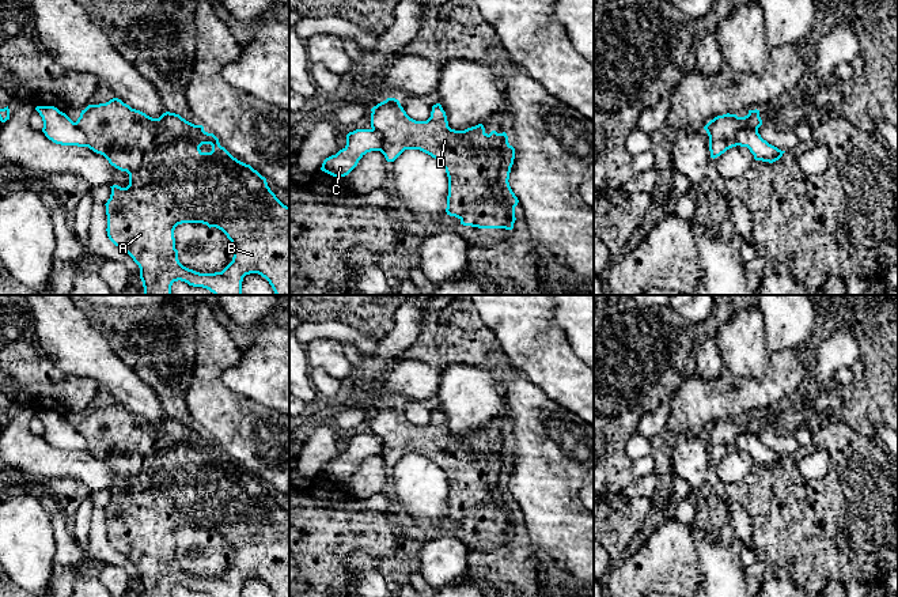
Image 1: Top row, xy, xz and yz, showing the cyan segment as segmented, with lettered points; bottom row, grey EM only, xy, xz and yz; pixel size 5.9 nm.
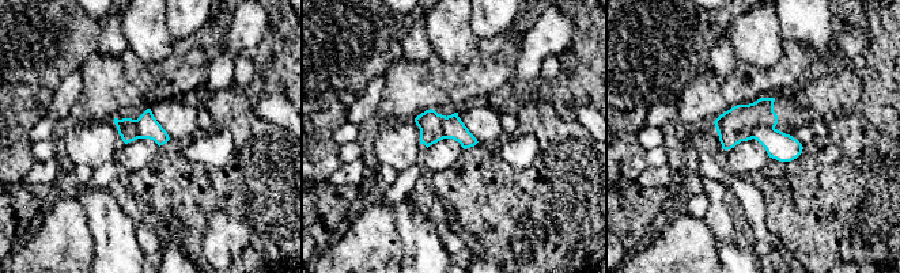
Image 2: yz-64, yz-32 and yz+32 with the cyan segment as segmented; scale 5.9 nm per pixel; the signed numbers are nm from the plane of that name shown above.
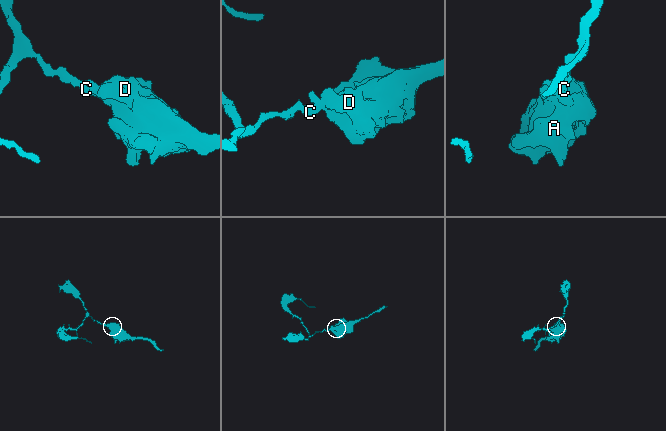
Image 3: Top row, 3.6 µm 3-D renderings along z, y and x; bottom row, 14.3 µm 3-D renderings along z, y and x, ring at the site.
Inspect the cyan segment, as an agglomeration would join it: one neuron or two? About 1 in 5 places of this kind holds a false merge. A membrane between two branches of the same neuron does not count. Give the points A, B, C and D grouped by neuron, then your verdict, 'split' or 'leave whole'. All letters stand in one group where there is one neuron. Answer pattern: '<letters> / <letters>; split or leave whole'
A B D / C; split

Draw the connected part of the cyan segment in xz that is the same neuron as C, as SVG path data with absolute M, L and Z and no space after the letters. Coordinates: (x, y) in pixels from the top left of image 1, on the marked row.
M356 129L346 135L346 146L326 158L321 170L333 177L348 175L359 160L371 151L383 151L383 136L375 129Z

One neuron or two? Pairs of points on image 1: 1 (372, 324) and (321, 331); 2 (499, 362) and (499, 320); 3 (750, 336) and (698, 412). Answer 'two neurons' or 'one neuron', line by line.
1: two neurons
2: two neurons
3: two neurons

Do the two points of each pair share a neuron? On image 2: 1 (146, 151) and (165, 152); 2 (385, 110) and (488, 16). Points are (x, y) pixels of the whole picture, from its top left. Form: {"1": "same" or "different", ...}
{"1": "different", "2": "different"}

